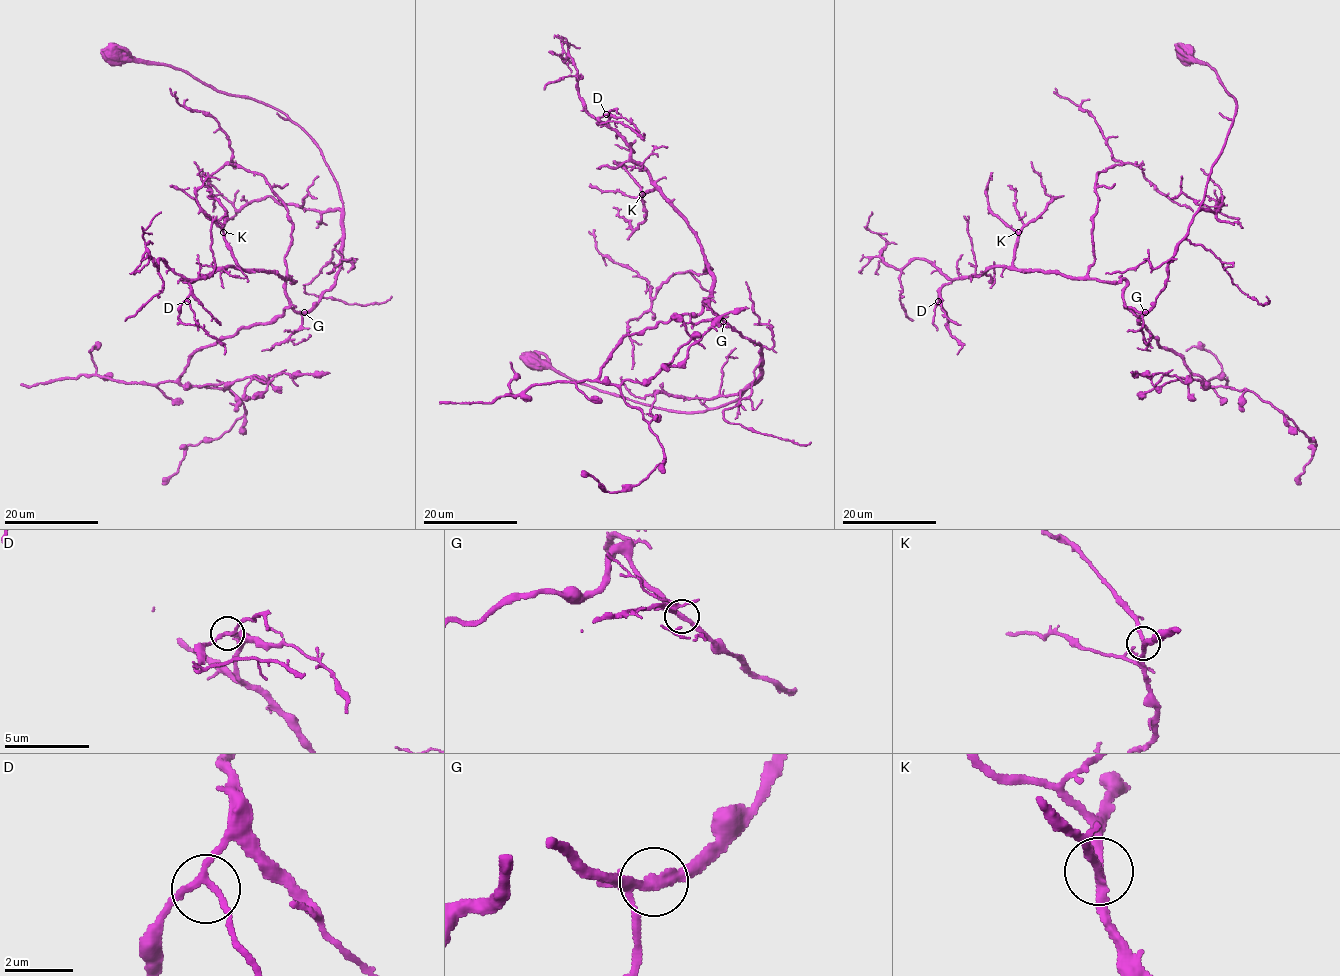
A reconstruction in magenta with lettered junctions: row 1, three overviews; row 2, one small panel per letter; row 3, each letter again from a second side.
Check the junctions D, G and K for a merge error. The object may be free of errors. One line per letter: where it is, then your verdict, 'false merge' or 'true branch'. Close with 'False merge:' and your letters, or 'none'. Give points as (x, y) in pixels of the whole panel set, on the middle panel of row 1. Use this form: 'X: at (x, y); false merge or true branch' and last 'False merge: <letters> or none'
D: at (606, 114); true branch
G: at (723, 321); true branch
K: at (642, 194); true branch
False merge: none

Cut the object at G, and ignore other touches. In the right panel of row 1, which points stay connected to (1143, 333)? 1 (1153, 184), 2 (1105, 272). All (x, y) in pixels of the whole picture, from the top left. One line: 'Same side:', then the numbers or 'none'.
Same side: 1

